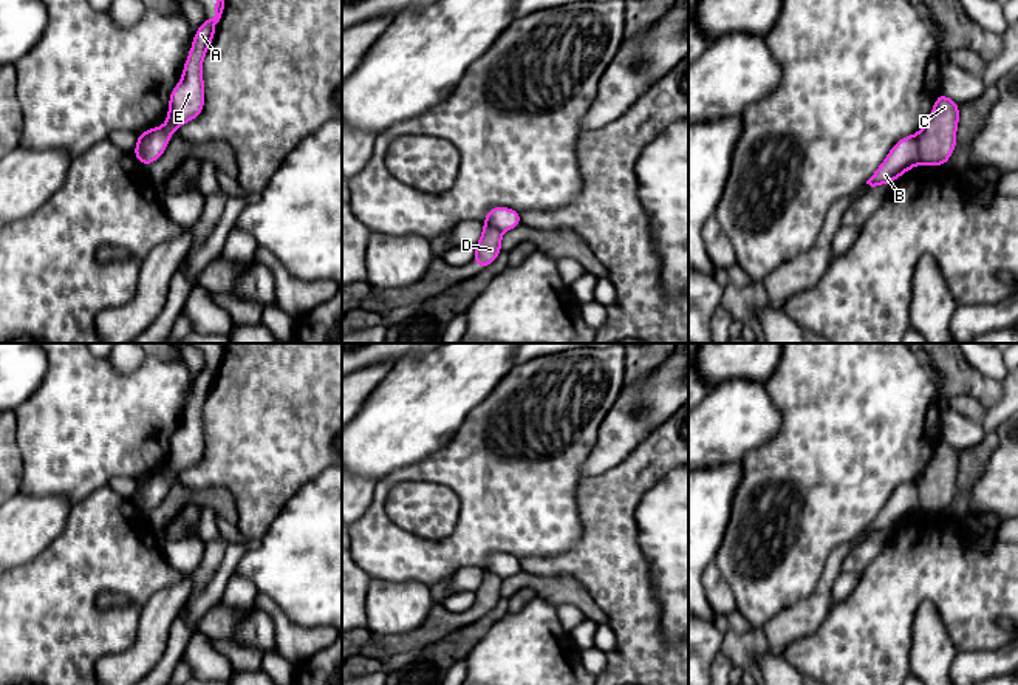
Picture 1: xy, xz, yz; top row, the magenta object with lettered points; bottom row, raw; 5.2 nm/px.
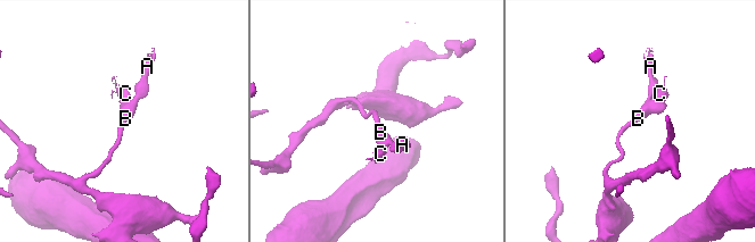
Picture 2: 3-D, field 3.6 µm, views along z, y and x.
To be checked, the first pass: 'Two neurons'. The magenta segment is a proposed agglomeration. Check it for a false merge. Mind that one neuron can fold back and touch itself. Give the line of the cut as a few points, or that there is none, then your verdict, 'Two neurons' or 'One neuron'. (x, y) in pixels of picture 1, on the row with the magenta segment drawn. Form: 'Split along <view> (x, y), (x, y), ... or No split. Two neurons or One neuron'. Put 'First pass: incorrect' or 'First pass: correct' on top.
First pass: correct
Split along yz (916, 135), (921, 163). Two neurons

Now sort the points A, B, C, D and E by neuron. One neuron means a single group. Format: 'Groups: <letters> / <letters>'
Groups: A B E / C D

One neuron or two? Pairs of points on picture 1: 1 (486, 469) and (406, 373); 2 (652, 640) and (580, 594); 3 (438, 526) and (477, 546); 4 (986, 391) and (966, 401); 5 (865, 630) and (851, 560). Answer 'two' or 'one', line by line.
1: two
2: two
3: two
4: two
5: two

